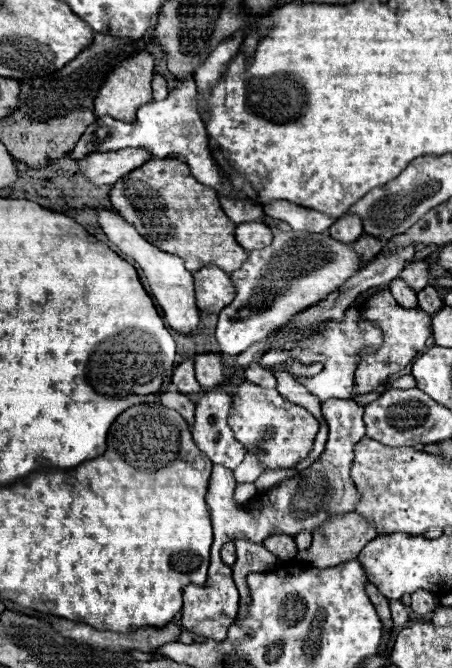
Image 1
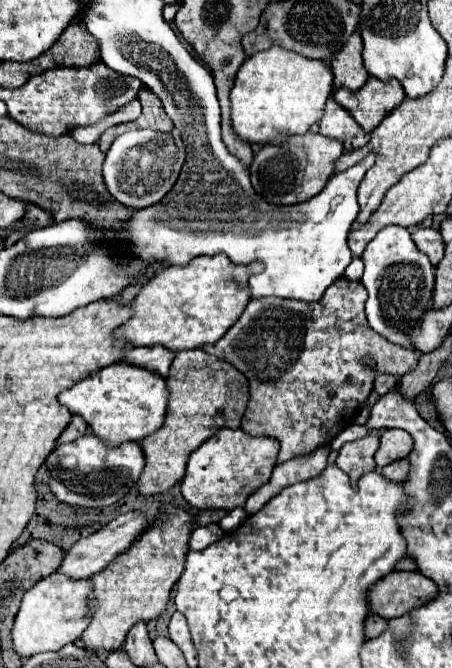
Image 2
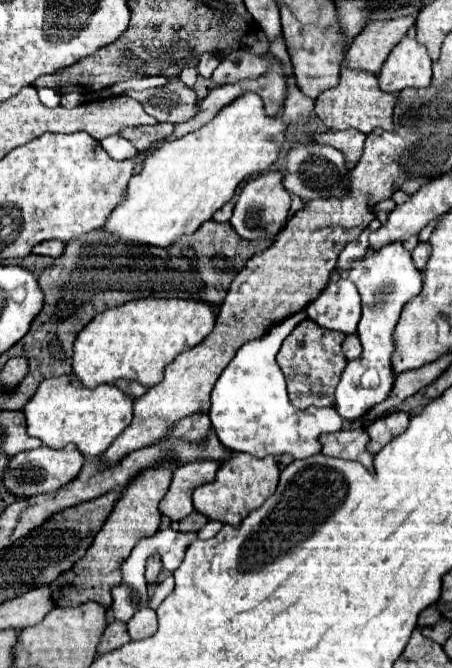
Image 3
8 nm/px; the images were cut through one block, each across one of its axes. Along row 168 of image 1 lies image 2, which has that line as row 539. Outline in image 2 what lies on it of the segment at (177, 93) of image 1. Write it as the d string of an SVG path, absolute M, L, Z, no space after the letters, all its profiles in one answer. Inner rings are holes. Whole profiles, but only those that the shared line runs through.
M208 524L208 526L200 526L192 532L190 538L190 548L192 550L204 550L206 546L214 544L216 540L220 540L224 536L224 532L220 530L218 524Z

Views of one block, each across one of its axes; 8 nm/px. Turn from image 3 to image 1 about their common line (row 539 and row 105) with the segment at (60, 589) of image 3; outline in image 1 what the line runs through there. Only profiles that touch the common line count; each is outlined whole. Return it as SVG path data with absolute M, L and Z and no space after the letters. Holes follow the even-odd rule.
M138 52L132 58L122 60L106 78L102 84L96 100L94 100L94 112L96 116L112 116L114 120L122 122L134 122L136 120L136 110L140 104L152 102L152 76L154 76L154 58L148 52Z

